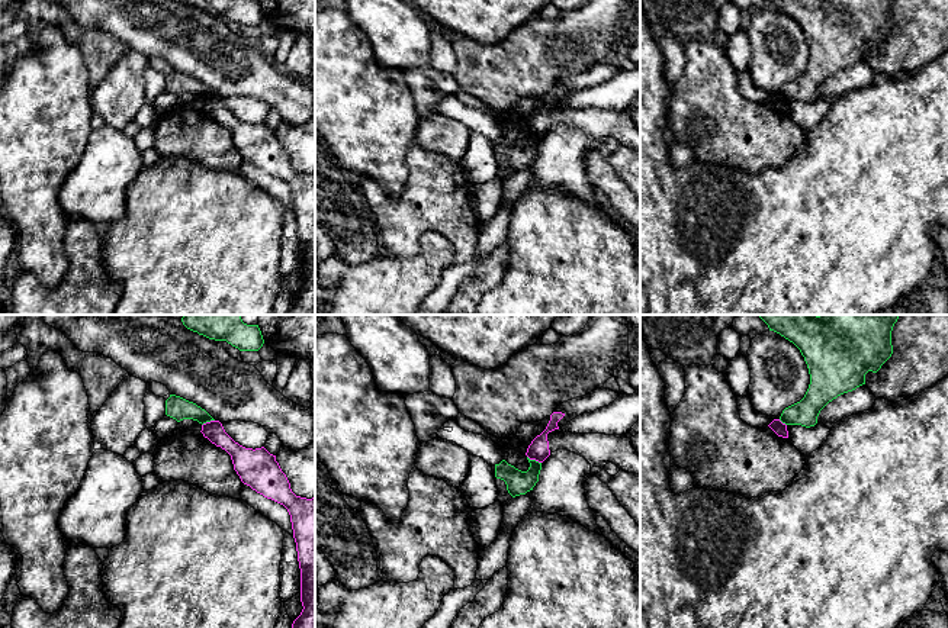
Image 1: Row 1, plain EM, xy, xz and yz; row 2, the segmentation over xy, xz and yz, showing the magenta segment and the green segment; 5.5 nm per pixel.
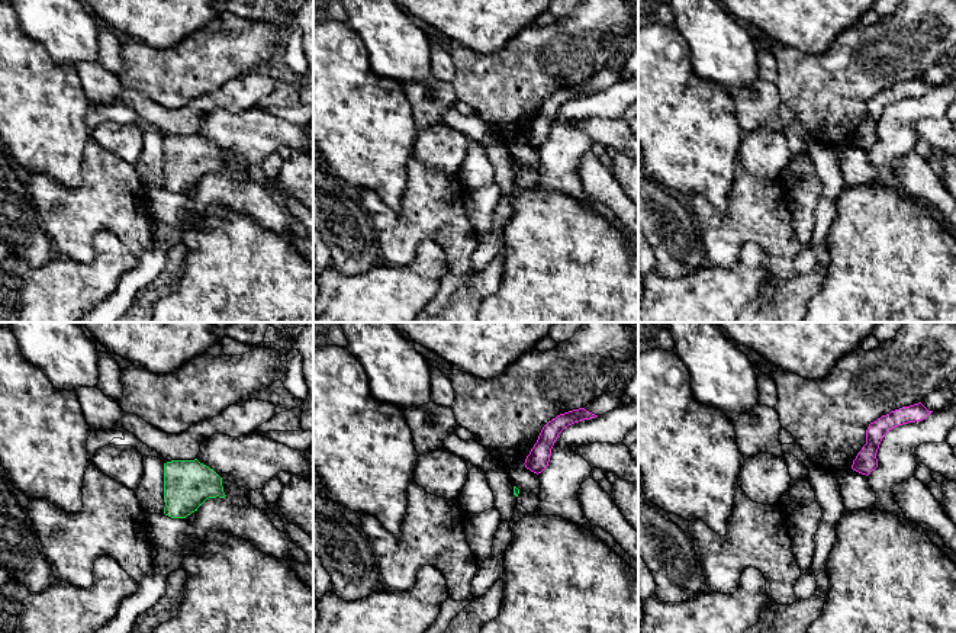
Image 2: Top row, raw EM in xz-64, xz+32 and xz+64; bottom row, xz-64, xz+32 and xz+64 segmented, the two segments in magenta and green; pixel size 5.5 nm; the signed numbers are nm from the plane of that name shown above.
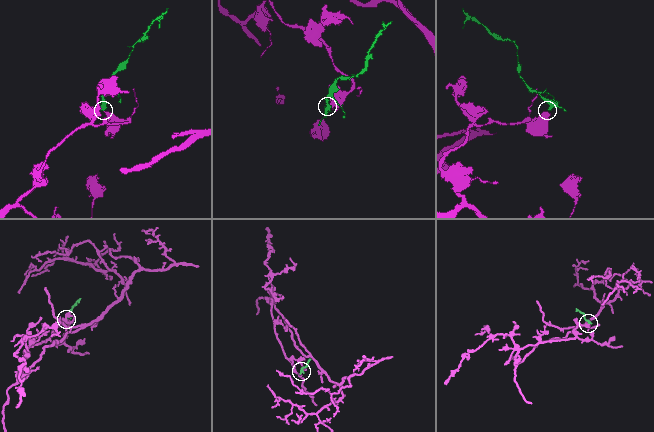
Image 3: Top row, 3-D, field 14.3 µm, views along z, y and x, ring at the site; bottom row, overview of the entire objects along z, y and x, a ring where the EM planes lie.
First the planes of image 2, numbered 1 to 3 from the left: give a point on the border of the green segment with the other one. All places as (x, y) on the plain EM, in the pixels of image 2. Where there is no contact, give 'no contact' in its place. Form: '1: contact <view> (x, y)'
1: no contact
2: no contact
3: no contact

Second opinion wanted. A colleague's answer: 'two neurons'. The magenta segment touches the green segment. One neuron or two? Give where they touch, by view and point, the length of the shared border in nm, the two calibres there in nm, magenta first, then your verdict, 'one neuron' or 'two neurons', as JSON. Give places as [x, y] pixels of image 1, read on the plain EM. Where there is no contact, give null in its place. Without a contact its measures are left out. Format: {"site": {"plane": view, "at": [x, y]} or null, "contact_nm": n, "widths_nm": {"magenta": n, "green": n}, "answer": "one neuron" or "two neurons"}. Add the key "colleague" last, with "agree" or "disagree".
{"site": {"plane": "xz", "at": [534, 134]}, "contact_nm": 90, "widths_nm": {"magenta": 110, "green": 130}, "answer": "two neurons", "colleague": "agree"}

